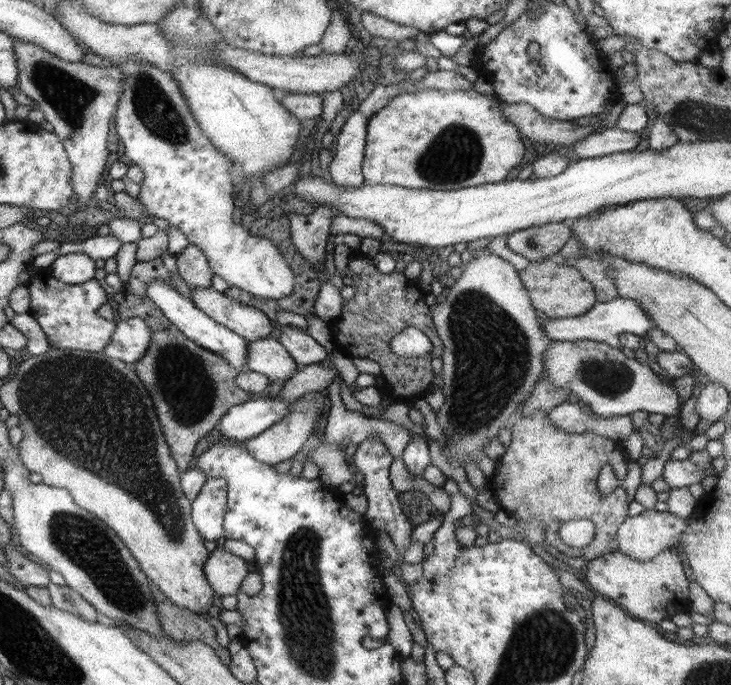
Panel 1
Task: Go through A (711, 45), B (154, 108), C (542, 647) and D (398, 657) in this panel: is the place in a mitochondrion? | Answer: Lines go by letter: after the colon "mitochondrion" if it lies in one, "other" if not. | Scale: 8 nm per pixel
A: other
B: mitochondrion
C: mitochondrion
D: other

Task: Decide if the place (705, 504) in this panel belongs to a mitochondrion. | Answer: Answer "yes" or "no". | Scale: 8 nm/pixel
no

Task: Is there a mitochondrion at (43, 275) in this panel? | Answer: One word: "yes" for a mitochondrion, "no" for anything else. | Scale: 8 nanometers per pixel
no

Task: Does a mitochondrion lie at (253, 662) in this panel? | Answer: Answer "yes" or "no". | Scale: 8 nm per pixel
no

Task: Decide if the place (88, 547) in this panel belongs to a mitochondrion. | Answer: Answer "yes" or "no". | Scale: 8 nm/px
yes

